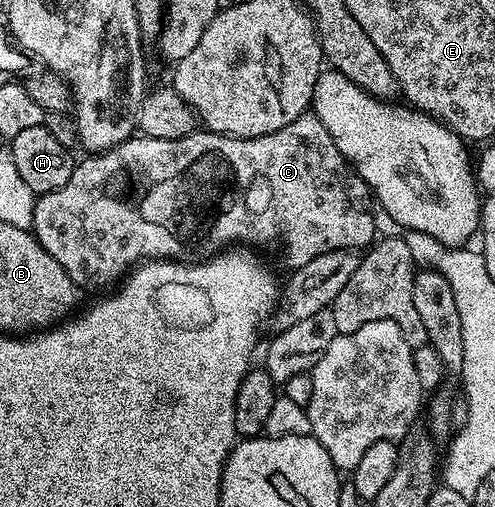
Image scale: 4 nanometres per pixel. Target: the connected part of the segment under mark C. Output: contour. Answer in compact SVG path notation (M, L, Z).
M307 111L292 119L292 123L288 123L288 127L280 127L280 131L272 131L259 137L225 137L222 133L209 131L195 131L180 139L152 139L135 135L116 148L106 150L105 153L86 155L83 158L83 161L79 160L75 164L72 175L68 183L64 183L64 187L51 193L43 193L35 200L32 226L34 238L40 243L40 247L44 247L44 251L48 251L48 255L52 255L52 259L56 259L56 263L60 263L60 267L64 267L64 271L68 271L68 275L83 290L102 289L110 284L113 286L119 279L125 278L131 269L147 261L198 263L237 245L242 247L262 245L269 237L282 237L282 253L286 256L291 270L304 267L306 263L318 255L324 255L325 252L337 249L362 251L376 241L374 227L376 205L372 200L371 191L354 166L344 155L340 155L332 135L328 135L328 127L320 123L320 119L313 111Z

